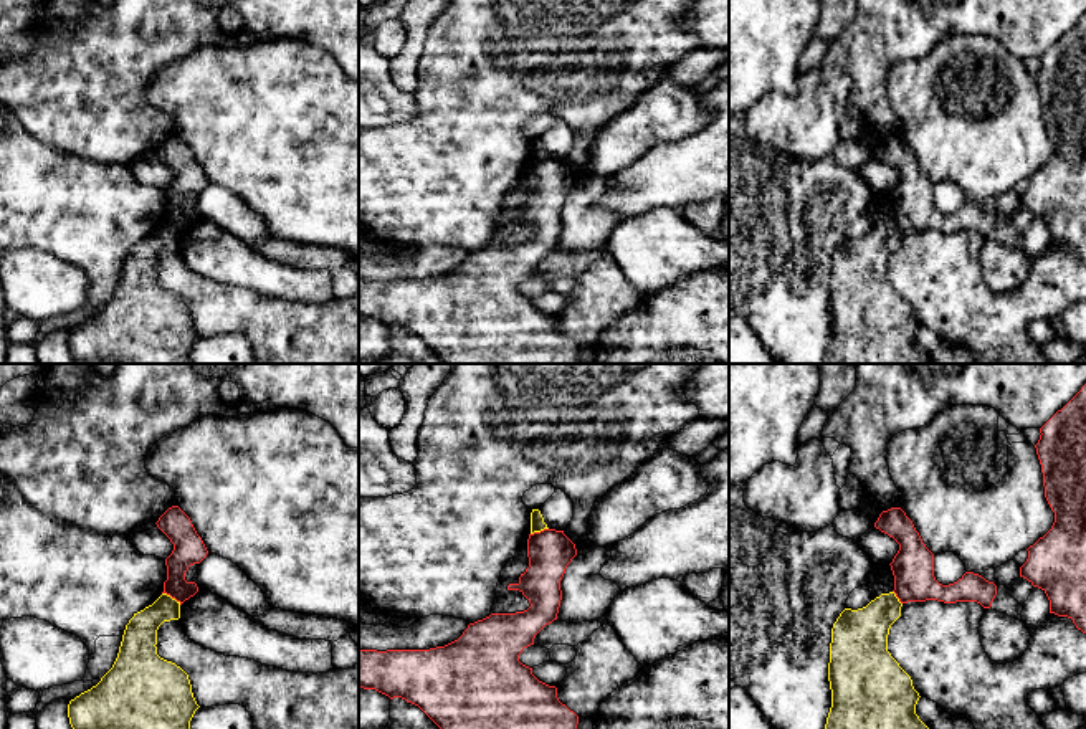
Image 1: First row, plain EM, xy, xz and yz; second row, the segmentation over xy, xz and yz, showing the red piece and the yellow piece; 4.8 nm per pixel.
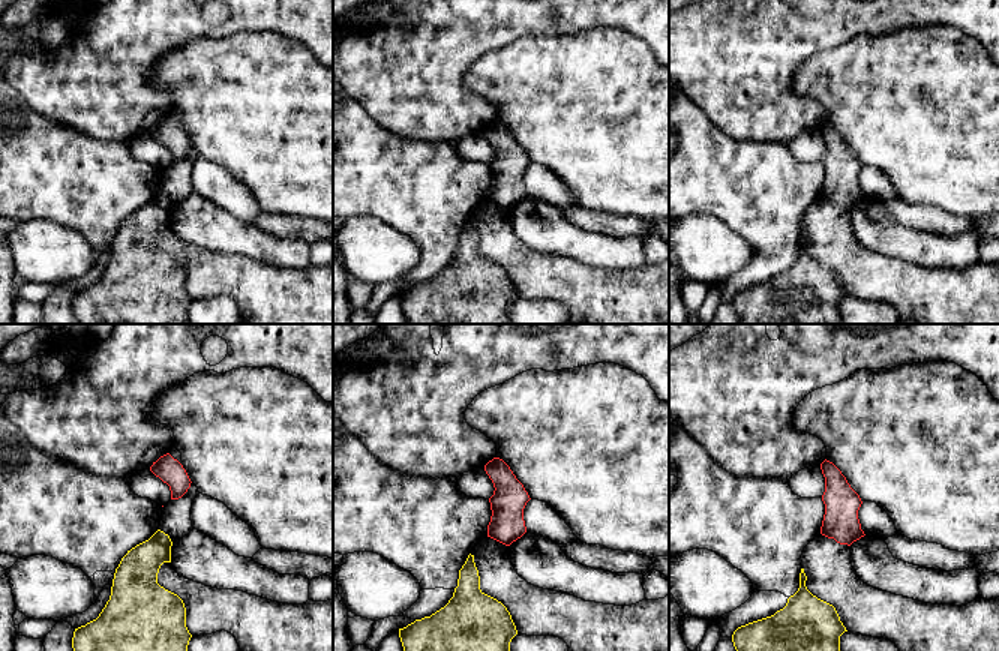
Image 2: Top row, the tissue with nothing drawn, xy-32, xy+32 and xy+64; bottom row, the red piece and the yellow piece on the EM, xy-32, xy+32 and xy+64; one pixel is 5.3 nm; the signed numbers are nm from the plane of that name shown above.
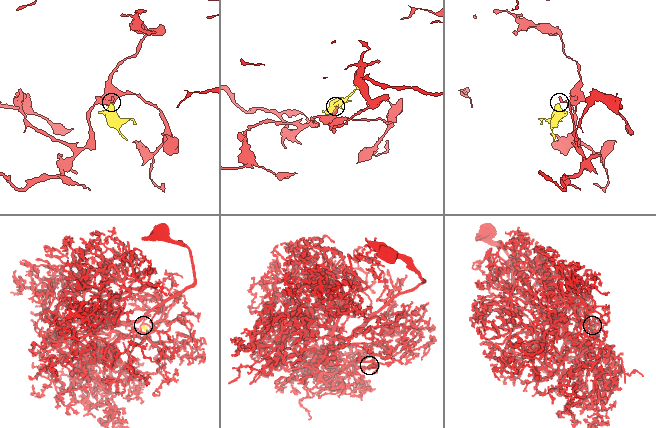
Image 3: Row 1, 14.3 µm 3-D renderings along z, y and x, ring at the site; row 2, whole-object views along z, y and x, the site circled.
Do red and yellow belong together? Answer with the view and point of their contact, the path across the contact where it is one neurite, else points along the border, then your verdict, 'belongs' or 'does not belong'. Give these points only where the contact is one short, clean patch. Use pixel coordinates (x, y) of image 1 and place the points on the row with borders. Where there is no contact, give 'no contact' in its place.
contact xy (172, 597); border xy (162, 592), (180, 604); does not belong

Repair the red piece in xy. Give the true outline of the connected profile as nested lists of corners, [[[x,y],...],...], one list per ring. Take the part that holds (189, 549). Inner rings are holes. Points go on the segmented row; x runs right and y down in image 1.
[[[179,506],[169,507],[155,524],[174,544],[172,554],[165,559],[167,580],[162,593],[182,605],[198,592],[195,582],[185,580],[185,572],[190,565],[200,564],[208,550],[190,517]]]

